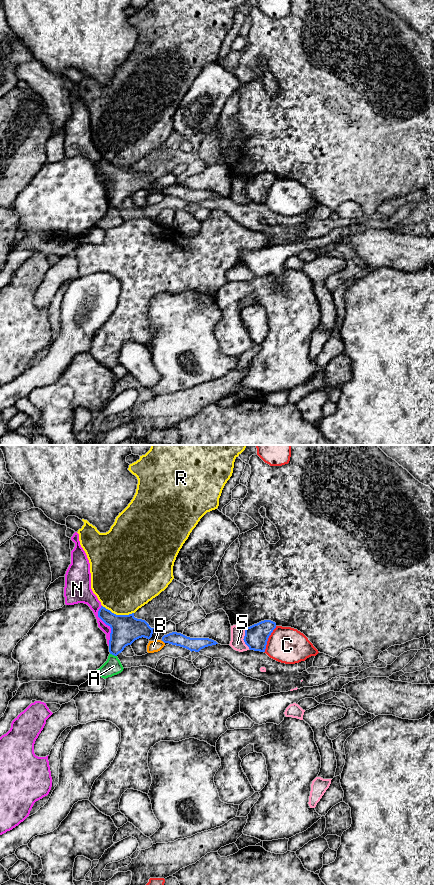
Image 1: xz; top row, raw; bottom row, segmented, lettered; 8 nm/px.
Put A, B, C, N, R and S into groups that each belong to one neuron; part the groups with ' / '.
A / B S / C / N / R

